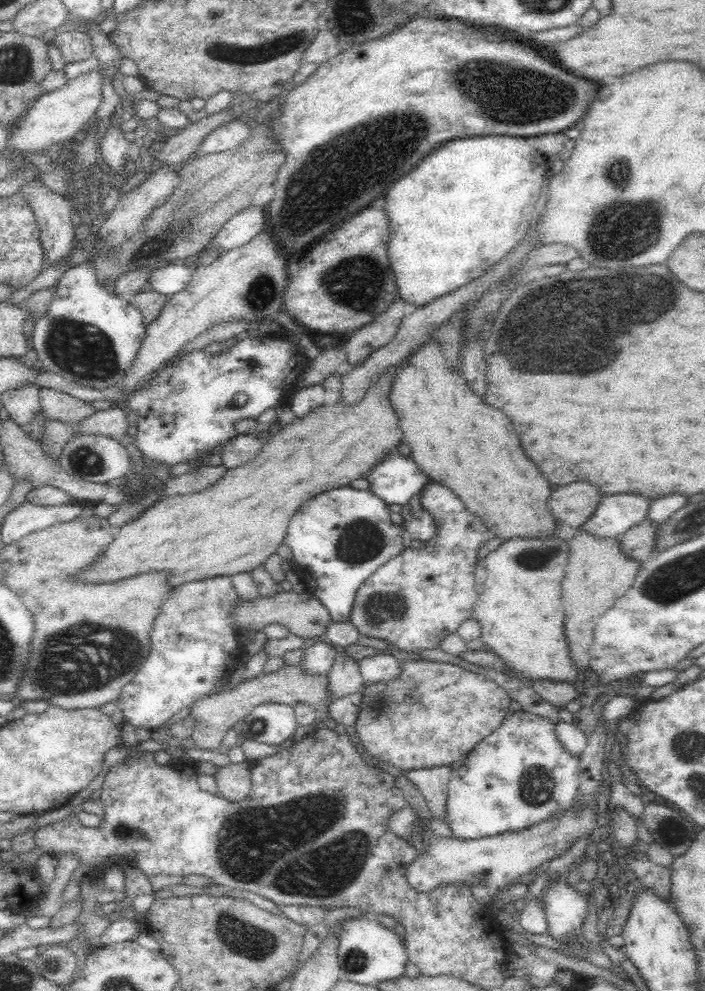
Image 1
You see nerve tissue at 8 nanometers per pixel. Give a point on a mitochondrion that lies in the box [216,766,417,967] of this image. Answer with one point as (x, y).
(242, 936)

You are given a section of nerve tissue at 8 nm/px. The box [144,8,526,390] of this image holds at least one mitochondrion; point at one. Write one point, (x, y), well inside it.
(312, 185)

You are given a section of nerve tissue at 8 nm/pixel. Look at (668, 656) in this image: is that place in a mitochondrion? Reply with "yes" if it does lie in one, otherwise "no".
no

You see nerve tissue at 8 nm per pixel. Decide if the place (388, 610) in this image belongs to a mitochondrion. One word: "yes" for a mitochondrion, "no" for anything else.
yes

